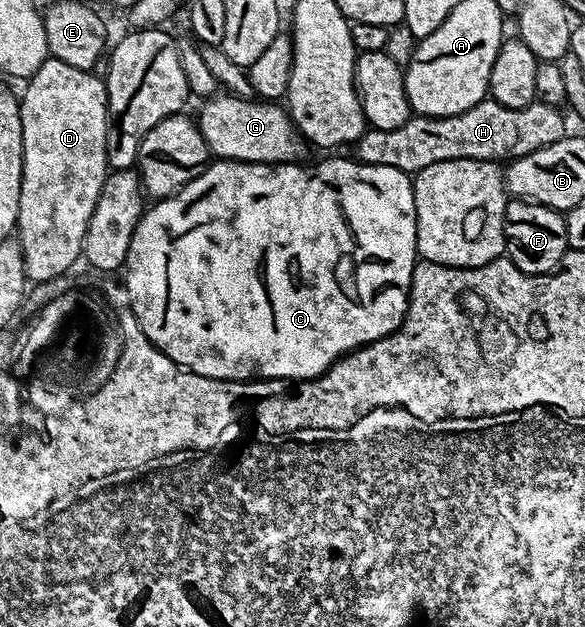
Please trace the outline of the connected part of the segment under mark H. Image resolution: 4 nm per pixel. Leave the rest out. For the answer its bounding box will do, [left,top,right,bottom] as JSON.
[354,100,564,176]

